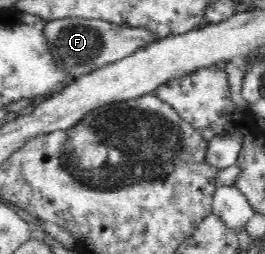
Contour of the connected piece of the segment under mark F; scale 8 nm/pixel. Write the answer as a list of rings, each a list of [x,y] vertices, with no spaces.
[[[69,17],[45,23],[45,46],[53,55],[55,67],[65,72],[70,81],[117,62],[120,58],[133,54],[141,46],[155,41],[155,35],[147,29],[131,28],[128,25],[119,25],[101,19],[85,20]]]

